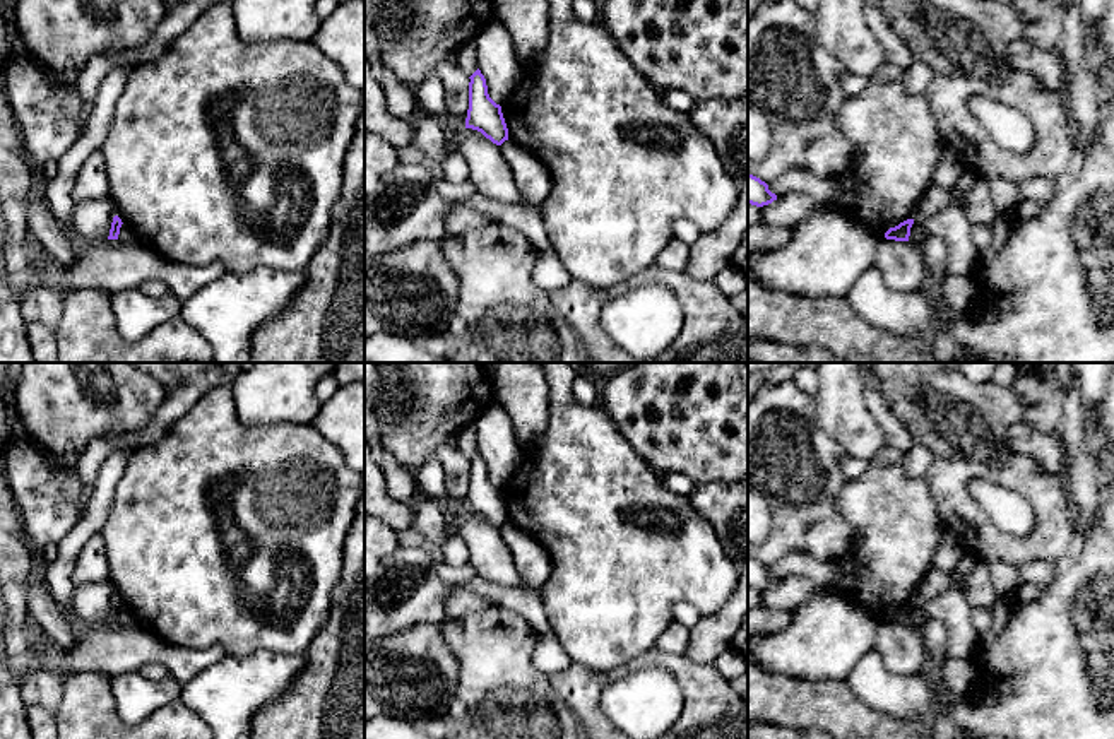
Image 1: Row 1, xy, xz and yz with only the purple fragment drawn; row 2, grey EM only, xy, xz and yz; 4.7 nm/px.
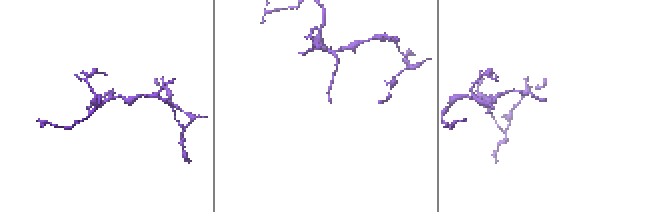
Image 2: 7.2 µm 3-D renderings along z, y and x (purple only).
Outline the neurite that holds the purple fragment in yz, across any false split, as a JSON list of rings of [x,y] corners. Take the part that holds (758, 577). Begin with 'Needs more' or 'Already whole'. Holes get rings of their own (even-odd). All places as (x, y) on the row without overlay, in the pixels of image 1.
Already whole. [[[748,556],[748,587],[763,590],[777,583],[777,578],[768,573],[768,568]]]

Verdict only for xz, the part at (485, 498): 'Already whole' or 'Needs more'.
Already whole

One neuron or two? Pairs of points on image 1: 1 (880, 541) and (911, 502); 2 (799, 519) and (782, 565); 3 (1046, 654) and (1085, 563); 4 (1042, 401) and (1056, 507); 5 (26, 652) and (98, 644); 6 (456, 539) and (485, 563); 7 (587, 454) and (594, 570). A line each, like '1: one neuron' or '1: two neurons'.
1: one neuron
2: two neurons
3: one neuron
4: two neurons
5: one neuron
6: two neurons
7: one neuron

